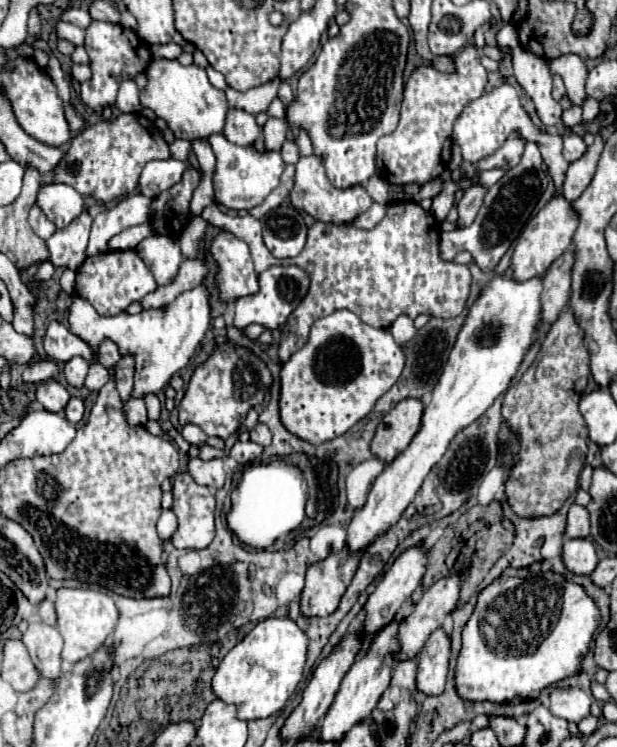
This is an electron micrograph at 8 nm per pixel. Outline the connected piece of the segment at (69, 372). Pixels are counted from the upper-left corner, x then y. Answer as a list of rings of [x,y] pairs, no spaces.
[[[73,357],[65,363],[63,371],[65,371],[65,379],[69,381],[69,385],[81,387],[87,377],[87,371],[89,371],[89,361],[83,357]]]

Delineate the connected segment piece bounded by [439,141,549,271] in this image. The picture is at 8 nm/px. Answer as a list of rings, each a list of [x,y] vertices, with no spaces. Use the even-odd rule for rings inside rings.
[[[533,141],[527,143],[525,153],[521,157],[521,163],[517,167],[509,169],[505,177],[501,177],[493,187],[489,187],[485,201],[481,205],[481,211],[475,217],[475,221],[469,227],[441,233],[439,255],[445,261],[453,261],[453,257],[459,251],[469,251],[481,271],[493,271],[497,267],[499,259],[507,253],[511,243],[523,231],[523,225],[529,221],[539,197],[543,195],[543,191],[549,183],[549,175],[541,169],[541,161],[543,159],[539,153],[539,145]]]

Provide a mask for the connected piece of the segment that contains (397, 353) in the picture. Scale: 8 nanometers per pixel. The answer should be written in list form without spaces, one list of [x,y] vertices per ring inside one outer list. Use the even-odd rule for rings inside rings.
[[[339,309],[327,317],[321,317],[311,327],[309,343],[281,367],[281,391],[279,391],[281,423],[287,427],[287,431],[291,431],[293,435],[311,445],[331,441],[371,413],[377,399],[395,385],[395,381],[403,371],[403,365],[405,365],[405,353],[393,341],[389,329],[375,329],[363,323],[355,313],[347,309]]]

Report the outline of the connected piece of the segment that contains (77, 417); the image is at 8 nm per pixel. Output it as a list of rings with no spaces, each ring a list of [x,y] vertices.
[[[71,397],[71,401],[69,401],[67,407],[65,407],[65,417],[67,417],[71,423],[79,423],[79,421],[83,419],[83,411],[85,411],[83,399],[81,399],[81,397]]]

